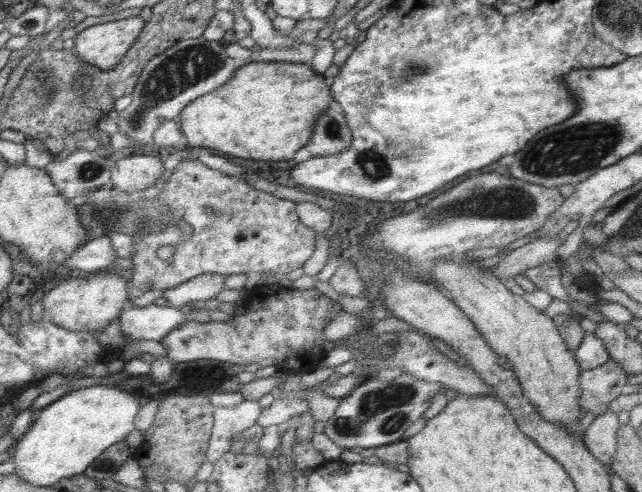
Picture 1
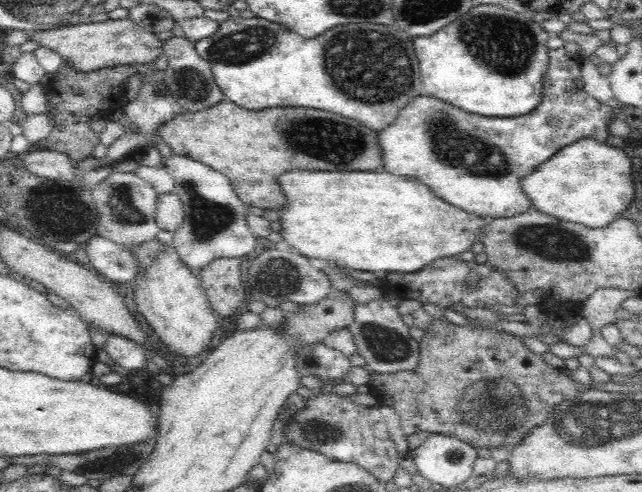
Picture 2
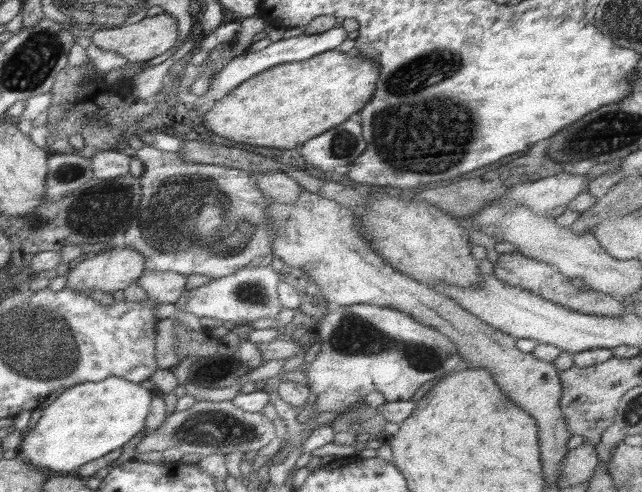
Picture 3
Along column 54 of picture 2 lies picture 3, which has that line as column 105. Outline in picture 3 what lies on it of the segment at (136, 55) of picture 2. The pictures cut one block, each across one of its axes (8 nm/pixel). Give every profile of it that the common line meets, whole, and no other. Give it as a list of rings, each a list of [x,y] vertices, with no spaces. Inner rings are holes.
[[[163,12],[152,17],[145,16],[139,22],[127,26],[94,29],[90,40],[92,46],[101,51],[117,53],[127,60],[127,64],[143,64],[173,47],[177,40],[177,23],[176,19]]]

